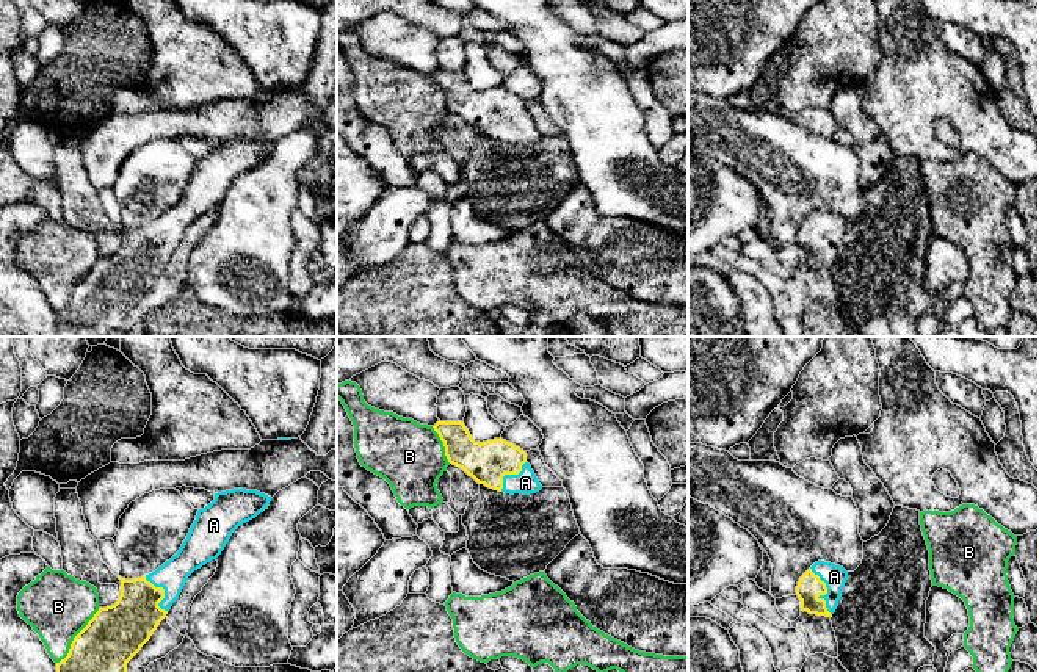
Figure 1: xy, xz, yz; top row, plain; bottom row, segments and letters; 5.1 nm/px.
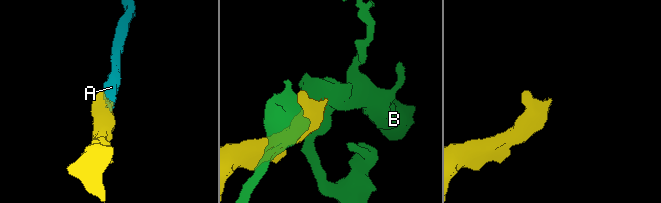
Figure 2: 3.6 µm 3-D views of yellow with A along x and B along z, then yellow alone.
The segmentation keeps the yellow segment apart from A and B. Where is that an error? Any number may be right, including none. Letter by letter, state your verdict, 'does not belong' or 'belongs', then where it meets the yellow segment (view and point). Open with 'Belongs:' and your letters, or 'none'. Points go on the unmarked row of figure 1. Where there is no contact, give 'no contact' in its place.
Belongs: A
A: belongs | yz (826, 240)
B: does not belong | xy (76, 285)

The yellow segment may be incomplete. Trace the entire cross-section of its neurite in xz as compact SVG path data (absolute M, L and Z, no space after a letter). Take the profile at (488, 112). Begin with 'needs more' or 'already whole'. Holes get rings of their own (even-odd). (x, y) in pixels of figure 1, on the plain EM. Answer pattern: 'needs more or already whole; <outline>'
needs more; M437 70L434 80L450 113L462 117L478 133L505 143L536 143L542 138L527 111L527 102L500 88L475 91L464 70Z

